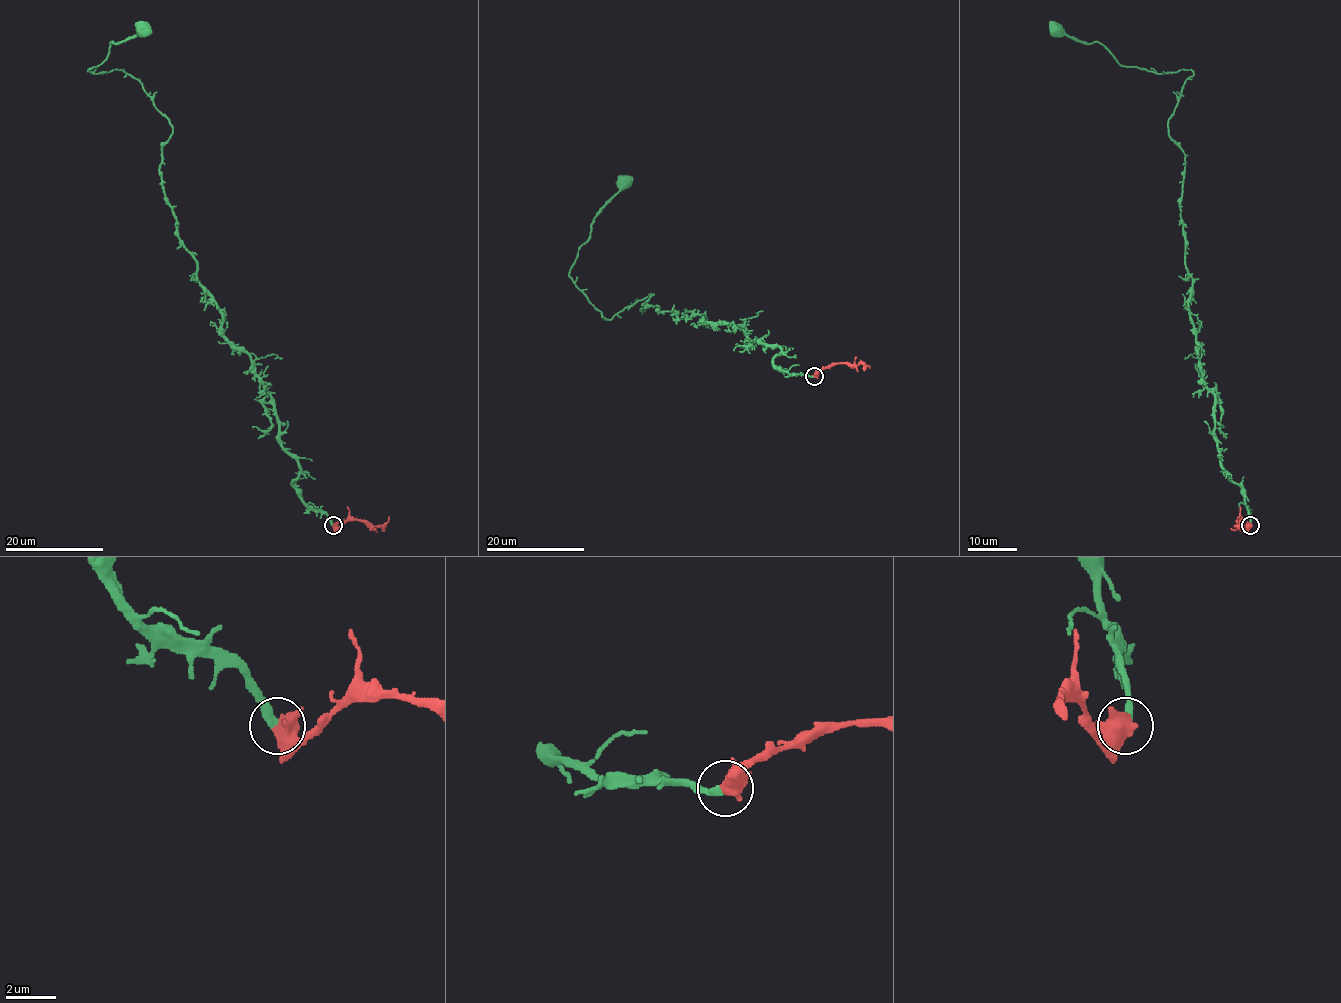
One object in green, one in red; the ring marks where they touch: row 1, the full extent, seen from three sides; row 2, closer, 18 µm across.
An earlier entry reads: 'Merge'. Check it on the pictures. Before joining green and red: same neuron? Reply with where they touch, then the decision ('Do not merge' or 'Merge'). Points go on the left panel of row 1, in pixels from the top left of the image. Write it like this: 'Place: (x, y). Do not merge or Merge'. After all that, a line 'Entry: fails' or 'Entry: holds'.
Place: (333, 525). Merge
Entry: holds

